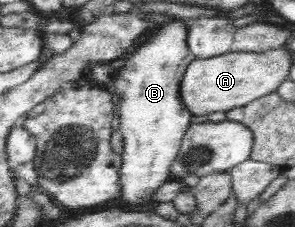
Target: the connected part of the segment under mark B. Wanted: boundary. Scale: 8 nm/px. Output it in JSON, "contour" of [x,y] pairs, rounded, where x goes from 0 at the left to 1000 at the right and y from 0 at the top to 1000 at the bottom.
{"contour":[[[586,88],[525,115],[539,132],[519,132],[508,176],[495,194],[464,211],[437,256],[424,260],[424,282],[386,317],[390,410],[407,432],[407,586],[417,612],[417,661],[407,678],[414,718],[407,731],[410,793],[403,881],[417,890],[417,912],[437,921],[471,921],[505,907],[519,890],[519,846],[539,819],[580,789],[576,731],[610,652],[617,608],[631,573],[644,559],[651,502],[624,471],[610,445],[610,361],[631,313],[631,291],[664,256],[647,238],[634,198],[641,115],[620,93]]]}

